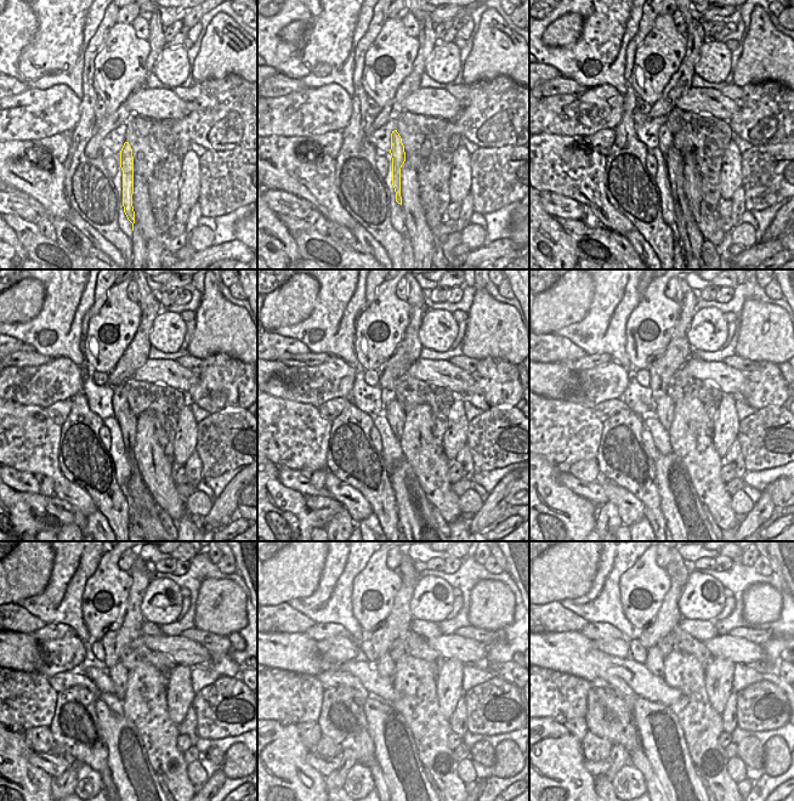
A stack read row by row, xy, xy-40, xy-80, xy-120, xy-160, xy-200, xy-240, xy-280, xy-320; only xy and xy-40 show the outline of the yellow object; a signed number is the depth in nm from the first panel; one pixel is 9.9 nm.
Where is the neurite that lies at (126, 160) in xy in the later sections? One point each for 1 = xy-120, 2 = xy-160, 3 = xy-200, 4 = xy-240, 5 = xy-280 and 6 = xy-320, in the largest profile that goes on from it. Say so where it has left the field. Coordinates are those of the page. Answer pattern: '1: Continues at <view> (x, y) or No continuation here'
1: Continues at xy-120 (120, 403)
2: Continues at xy-160 (397, 365)
3: Continues at xy-200 (678, 352)
4: Continues at xy-240 (130, 628)
5: Continues at xy-280 (398, 621)
6: Continues at xy-320 (668, 617)

